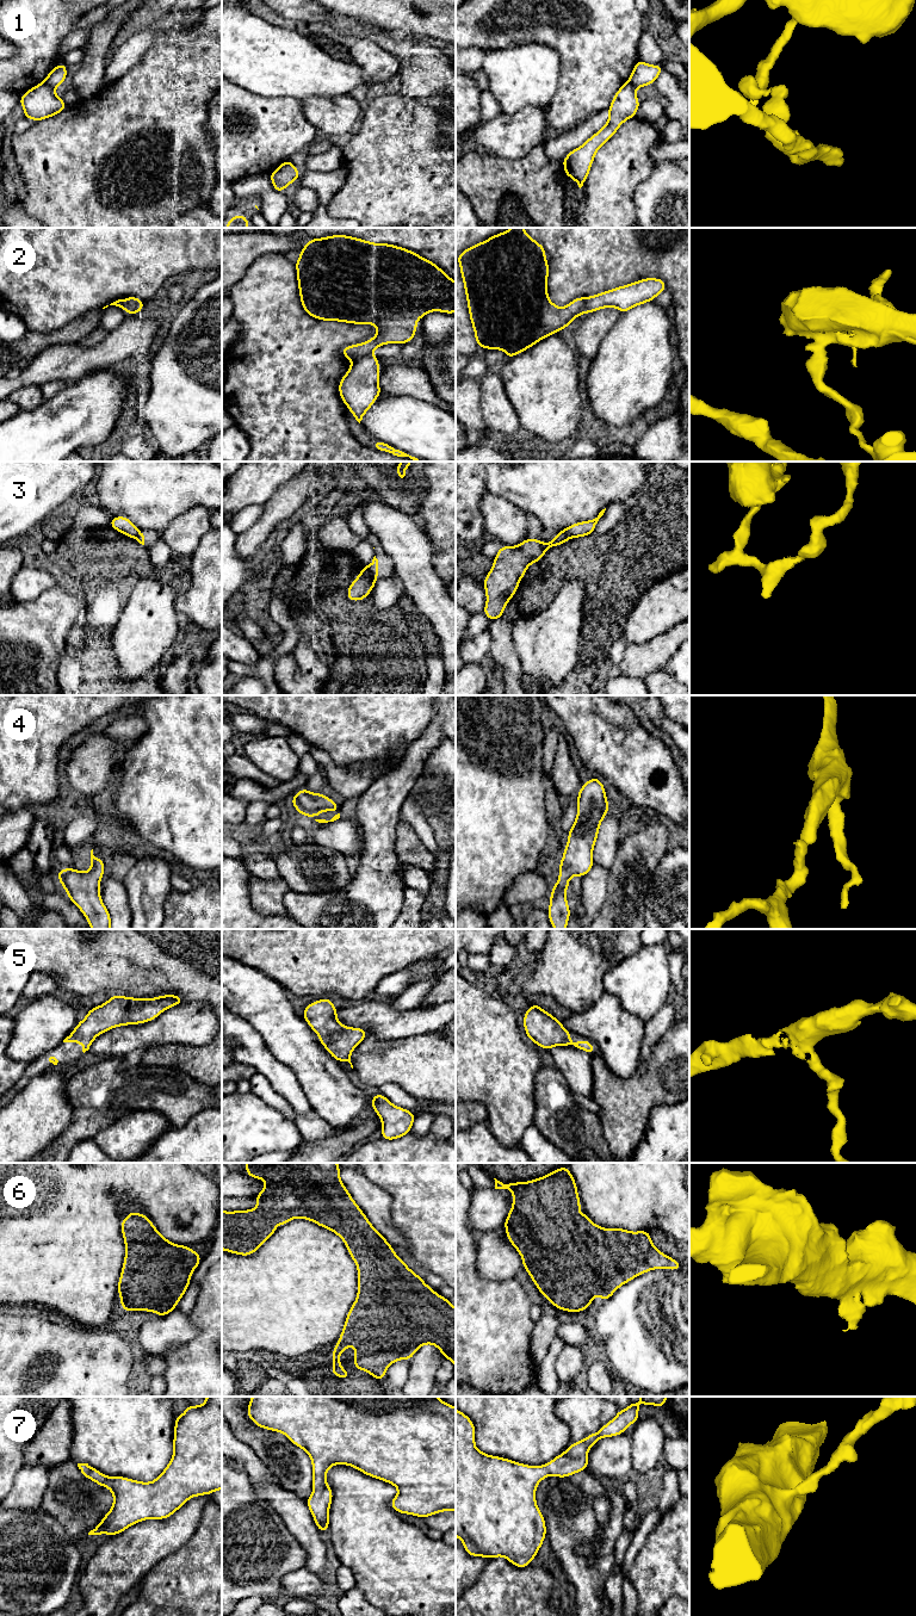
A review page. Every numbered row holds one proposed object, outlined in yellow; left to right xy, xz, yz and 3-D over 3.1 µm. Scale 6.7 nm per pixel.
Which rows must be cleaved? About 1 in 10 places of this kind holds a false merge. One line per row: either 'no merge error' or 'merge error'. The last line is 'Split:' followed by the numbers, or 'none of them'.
1: merge error
2: merge error
3: merge error
4: no merge error
5: no merge error
6: no merge error
7: no merge error
Split: 1, 2, 3

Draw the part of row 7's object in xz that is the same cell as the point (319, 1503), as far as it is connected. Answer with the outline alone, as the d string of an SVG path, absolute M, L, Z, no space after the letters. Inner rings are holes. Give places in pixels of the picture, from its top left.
M252 1397L247 1407L247 1416L259 1428L284 1434L292 1444L305 1450L310 1456L314 1490L305 1502L320 1533L329 1530L329 1507L333 1500L333 1491L327 1484L326 1474L335 1465L351 1466L369 1476L396 1486L398 1494L392 1498L390 1506L398 1513L426 1518L444 1511L456 1511L456 1407L438 1397Z

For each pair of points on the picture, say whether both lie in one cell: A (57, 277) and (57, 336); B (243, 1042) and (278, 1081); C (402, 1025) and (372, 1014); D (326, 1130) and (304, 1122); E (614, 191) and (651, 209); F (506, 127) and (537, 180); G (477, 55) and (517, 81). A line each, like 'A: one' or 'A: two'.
A: two
B: one
C: one
D: one
E: two
F: two
G: two

